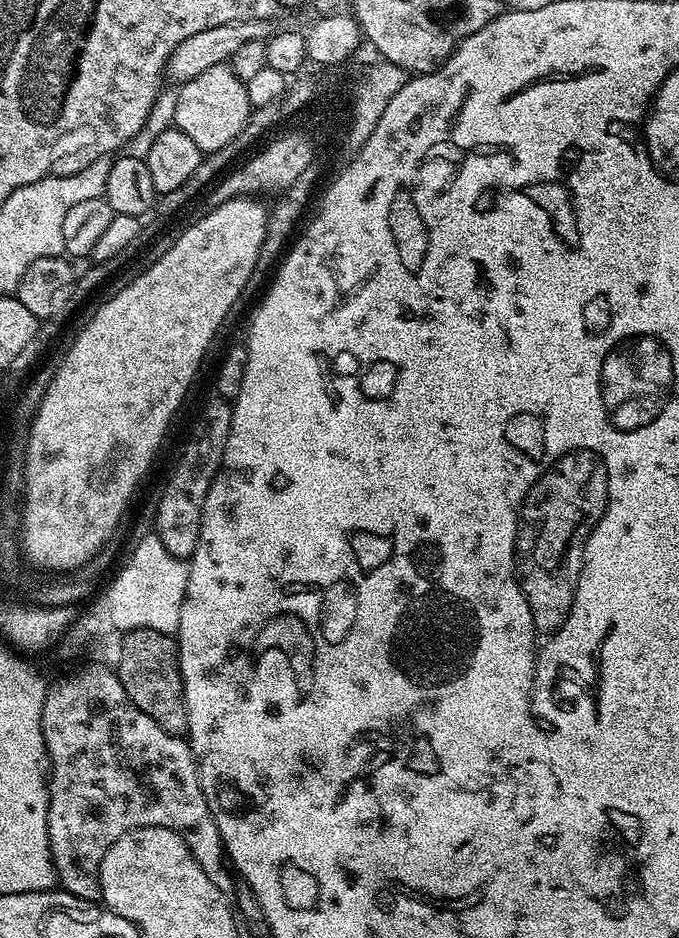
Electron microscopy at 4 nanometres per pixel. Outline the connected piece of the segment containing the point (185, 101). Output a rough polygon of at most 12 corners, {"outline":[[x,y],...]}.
{"outline":[[223,63],[179,85],[174,127],[205,154],[246,126],[245,81]]}

